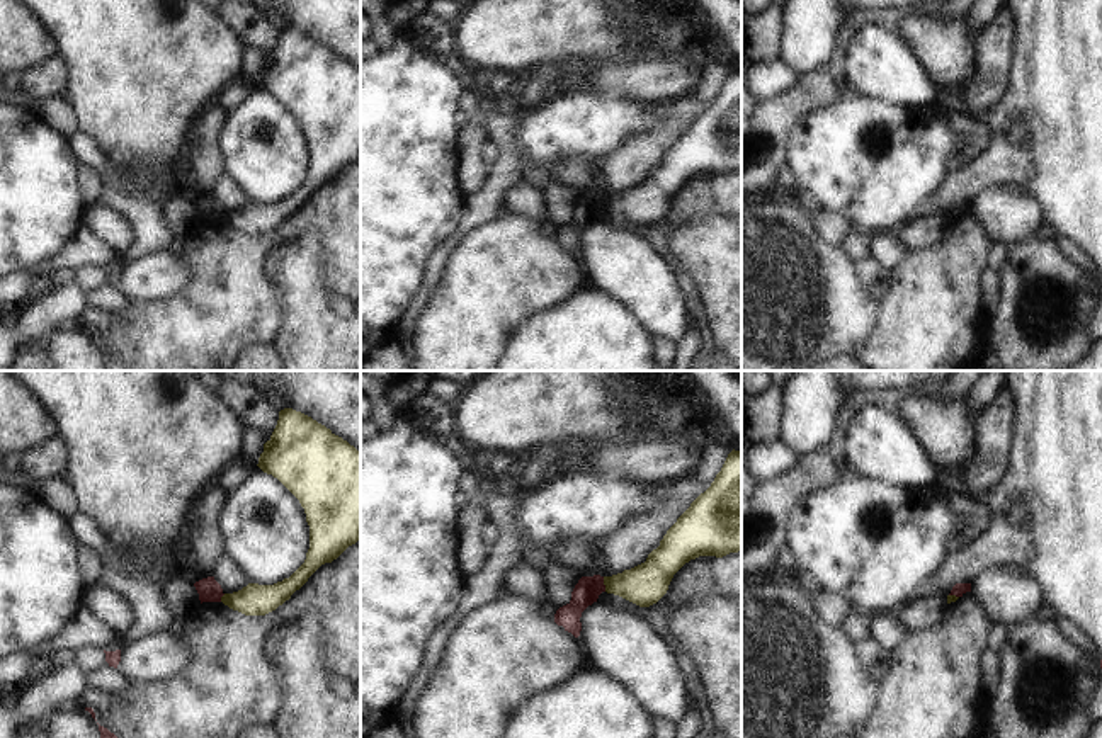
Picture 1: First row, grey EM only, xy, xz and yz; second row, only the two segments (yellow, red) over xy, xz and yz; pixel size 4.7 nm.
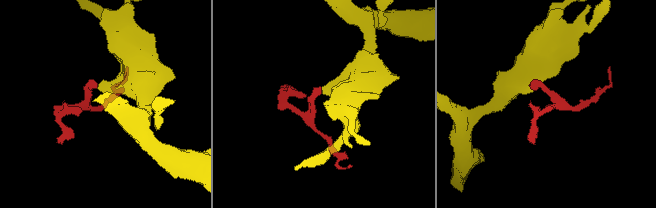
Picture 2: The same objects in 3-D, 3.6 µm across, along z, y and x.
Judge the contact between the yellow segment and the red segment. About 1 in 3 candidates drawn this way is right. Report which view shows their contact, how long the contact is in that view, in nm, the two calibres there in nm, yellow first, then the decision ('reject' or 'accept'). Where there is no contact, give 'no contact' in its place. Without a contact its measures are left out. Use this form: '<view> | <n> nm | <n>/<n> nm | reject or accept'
xz | 70 nm | 190/120 nm | reject

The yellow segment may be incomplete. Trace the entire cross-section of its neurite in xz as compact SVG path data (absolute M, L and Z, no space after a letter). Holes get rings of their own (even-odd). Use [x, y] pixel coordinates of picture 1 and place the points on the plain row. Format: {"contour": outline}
{"contour": "M731 70L711 105L667 150L646 180L604 196L607 213L639 226L656 223L673 194L699 175L741 170L741 70Z"}

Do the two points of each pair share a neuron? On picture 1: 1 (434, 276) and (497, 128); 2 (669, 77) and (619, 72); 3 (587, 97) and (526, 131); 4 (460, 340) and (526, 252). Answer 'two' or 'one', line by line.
1: one
2: one
3: one
4: one

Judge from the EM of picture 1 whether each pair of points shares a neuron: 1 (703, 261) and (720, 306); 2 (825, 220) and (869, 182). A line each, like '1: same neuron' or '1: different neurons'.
1: same neuron
2: different neurons

